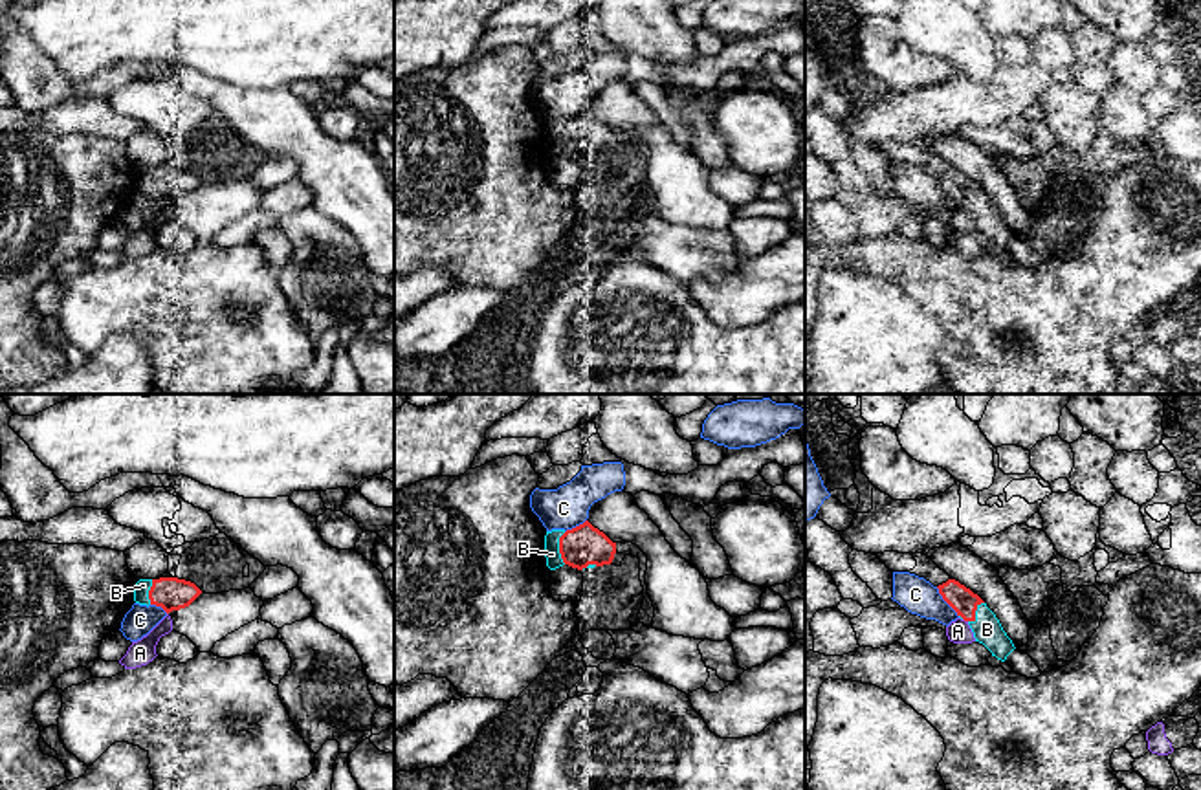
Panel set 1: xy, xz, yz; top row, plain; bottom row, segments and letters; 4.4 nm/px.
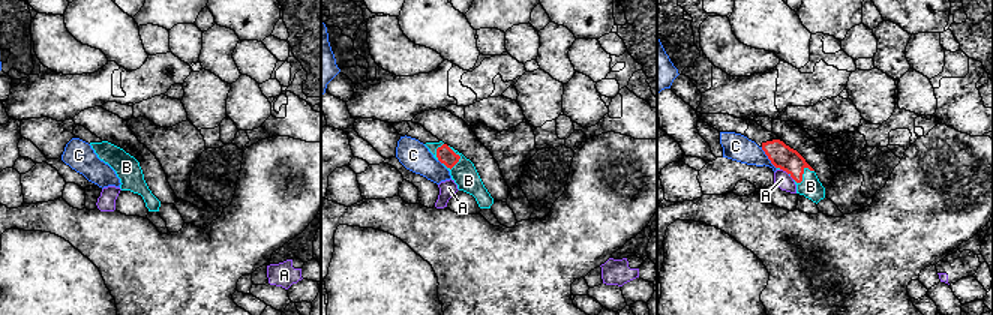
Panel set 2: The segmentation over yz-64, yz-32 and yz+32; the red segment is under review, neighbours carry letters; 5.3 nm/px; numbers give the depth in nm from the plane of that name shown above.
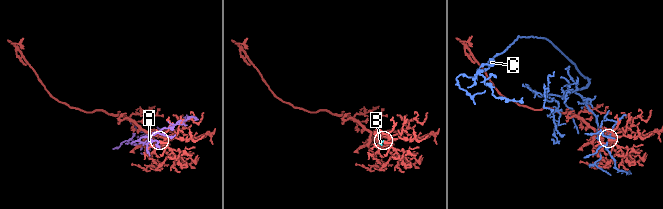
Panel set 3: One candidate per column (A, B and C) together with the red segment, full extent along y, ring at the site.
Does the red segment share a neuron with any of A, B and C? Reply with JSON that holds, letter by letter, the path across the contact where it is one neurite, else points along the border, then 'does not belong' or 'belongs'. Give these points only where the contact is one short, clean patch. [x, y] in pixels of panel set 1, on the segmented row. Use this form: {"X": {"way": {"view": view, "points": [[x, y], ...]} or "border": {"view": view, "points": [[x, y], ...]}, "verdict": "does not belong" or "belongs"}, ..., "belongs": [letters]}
{"A": {"verdict": "does not belong"}, "B": {"verdict": "belongs"}, "C": {"verdict": "does not belong"}, "belongs": ["B"]}

